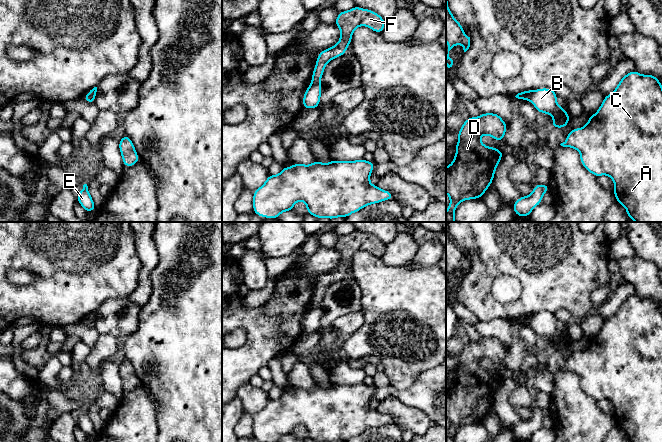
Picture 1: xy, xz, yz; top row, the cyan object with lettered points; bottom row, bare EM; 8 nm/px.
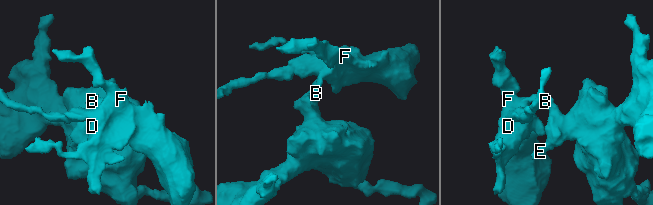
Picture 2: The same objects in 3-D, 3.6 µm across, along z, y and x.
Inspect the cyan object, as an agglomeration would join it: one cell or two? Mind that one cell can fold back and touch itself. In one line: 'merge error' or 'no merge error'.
merge error

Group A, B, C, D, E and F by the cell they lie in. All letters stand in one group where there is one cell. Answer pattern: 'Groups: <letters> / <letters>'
Groups: A B C E / D F

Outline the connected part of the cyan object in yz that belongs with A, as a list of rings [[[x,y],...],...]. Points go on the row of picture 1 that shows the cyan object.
[[[636,70],[627,73],[619,81],[615,90],[604,97],[597,112],[588,118],[587,124],[582,128],[571,130],[560,145],[578,150],[581,164],[594,176],[607,175],[613,180],[616,201],[625,207],[628,218],[635,222],[662,222],[662,85],[657,77],[651,74],[639,74]]]

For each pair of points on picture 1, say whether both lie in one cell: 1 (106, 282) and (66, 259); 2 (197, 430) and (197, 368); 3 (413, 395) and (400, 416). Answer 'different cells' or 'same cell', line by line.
1: same cell
2: same cell
3: different cells

